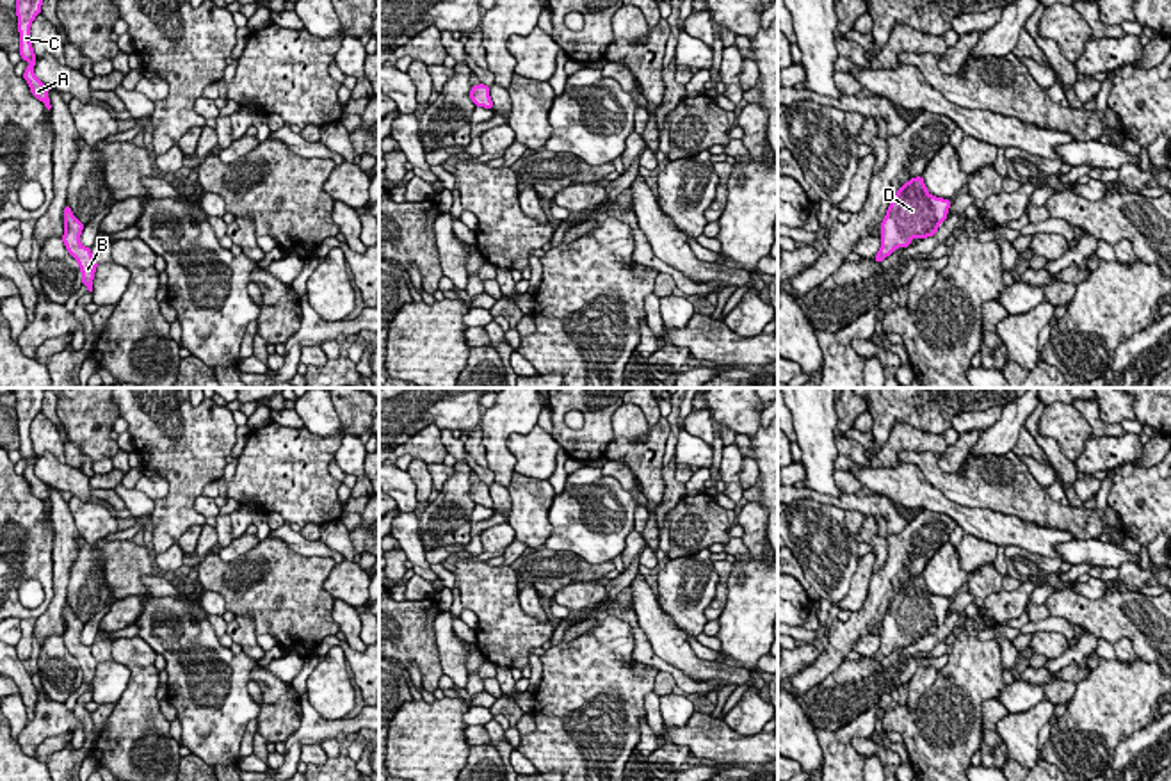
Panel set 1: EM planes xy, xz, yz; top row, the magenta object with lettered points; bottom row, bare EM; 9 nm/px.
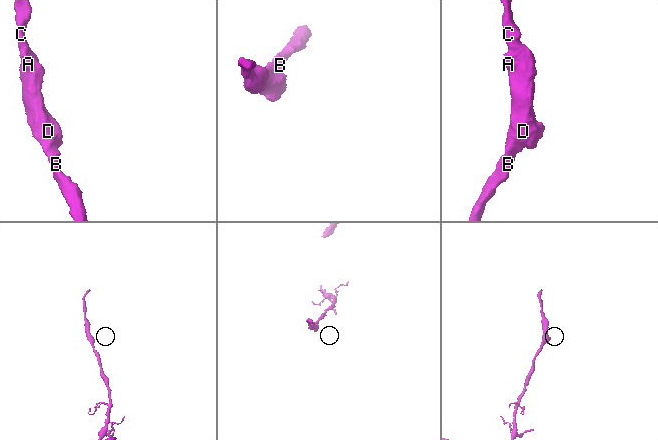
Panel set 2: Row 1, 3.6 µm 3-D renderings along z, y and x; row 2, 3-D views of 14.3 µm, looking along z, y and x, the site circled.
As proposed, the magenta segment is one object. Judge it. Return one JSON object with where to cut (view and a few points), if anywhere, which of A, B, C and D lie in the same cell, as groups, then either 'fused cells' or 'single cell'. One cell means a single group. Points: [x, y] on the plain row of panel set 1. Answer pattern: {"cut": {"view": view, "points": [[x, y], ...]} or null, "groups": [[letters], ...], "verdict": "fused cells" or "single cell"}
{"cut": null, "groups": [["A", "B", "C", "D"]], "verdict": "single cell"}

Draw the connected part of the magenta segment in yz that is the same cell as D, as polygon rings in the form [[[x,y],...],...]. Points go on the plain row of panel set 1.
[[[922,575],[911,576],[890,601],[881,621],[881,646],[874,655],[881,662],[897,646],[908,646],[915,635],[933,635],[947,617],[950,600],[927,591]]]

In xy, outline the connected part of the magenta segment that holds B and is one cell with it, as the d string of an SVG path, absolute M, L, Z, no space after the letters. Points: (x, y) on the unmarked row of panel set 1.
M68 603L64 607L64 626L62 640L82 669L82 681L87 685L87 690L93 692L93 678L98 662L91 653L91 646L80 642L84 623L73 614Z

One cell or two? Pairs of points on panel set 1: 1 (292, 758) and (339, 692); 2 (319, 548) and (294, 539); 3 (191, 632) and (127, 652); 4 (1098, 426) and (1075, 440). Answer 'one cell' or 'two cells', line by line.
1: two cells
2: one cell
3: two cells
4: two cells

